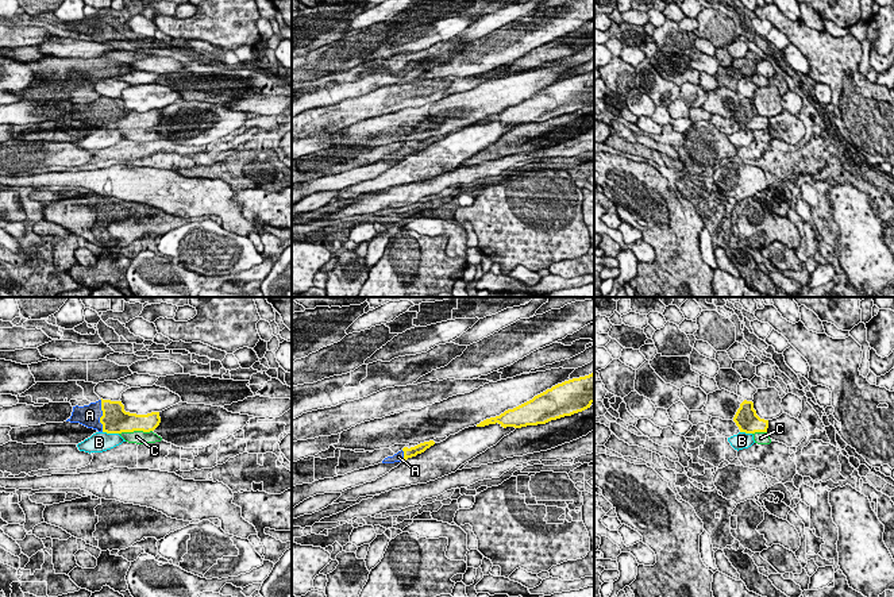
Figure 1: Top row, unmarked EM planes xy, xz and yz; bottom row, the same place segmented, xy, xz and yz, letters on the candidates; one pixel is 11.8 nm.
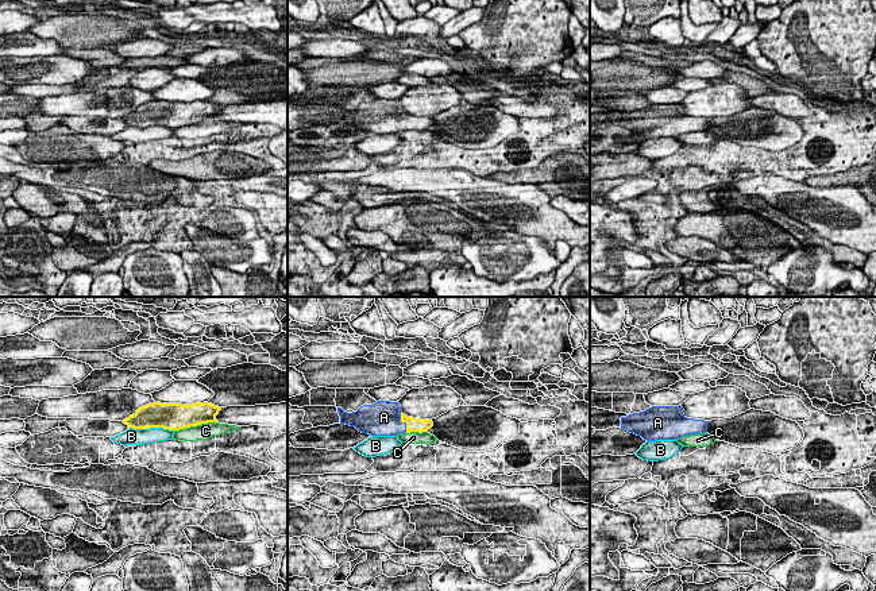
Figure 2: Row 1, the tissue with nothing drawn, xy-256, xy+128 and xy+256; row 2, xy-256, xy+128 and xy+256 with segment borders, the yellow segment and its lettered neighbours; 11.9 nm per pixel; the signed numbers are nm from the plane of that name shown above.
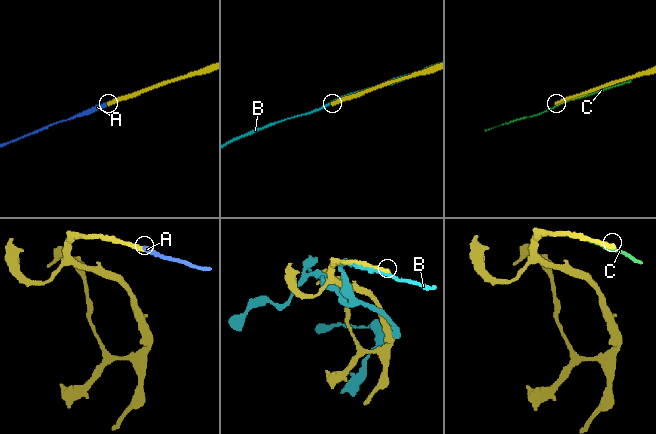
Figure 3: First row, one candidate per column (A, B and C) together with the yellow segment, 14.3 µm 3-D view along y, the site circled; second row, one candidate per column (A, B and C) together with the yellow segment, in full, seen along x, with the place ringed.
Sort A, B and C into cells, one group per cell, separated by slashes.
A / B / C

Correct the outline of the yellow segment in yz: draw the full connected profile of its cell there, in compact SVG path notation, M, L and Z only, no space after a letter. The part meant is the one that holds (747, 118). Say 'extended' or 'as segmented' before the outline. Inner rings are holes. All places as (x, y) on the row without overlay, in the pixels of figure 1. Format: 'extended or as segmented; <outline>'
as segmented; M744 97L737 107L733 119L740 130L755 131L767 130L768 118L760 116L754 107L754 100Z

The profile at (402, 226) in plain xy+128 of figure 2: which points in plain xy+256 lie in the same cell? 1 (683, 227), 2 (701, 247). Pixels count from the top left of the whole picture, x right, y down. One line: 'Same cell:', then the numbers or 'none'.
Same cell: 1

